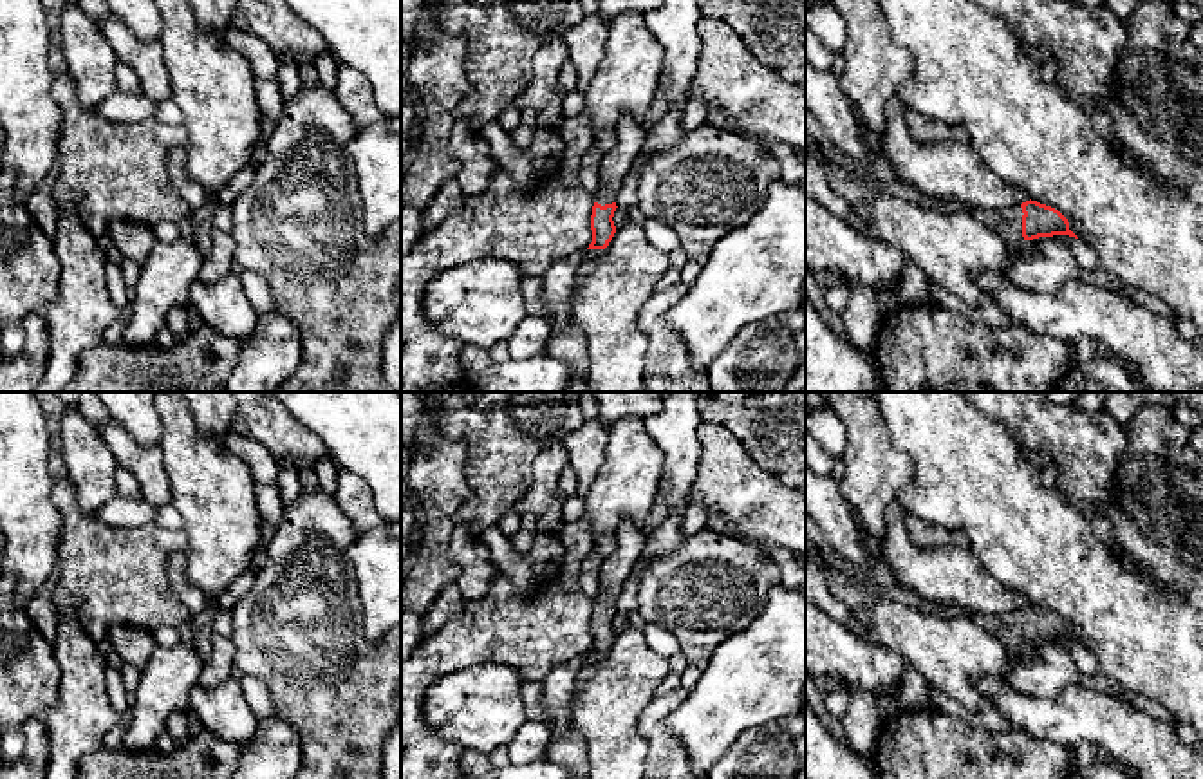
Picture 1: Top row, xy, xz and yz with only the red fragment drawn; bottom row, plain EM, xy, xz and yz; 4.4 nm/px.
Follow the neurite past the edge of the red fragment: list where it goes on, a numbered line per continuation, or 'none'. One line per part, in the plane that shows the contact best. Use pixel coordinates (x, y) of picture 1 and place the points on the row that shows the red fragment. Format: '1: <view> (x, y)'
1: yz (1008, 223)

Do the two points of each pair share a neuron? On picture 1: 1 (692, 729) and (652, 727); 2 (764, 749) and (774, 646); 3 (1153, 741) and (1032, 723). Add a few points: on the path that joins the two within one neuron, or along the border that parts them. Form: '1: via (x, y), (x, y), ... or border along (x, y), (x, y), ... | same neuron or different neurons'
1: border along (685, 693), (669, 716), (669, 729), (690, 760) | different neurons
2: border along (775, 720), (746, 729), (730, 745) | different neurons
3: via (1122, 732), (1104, 722), (1063, 722) | same neuron

